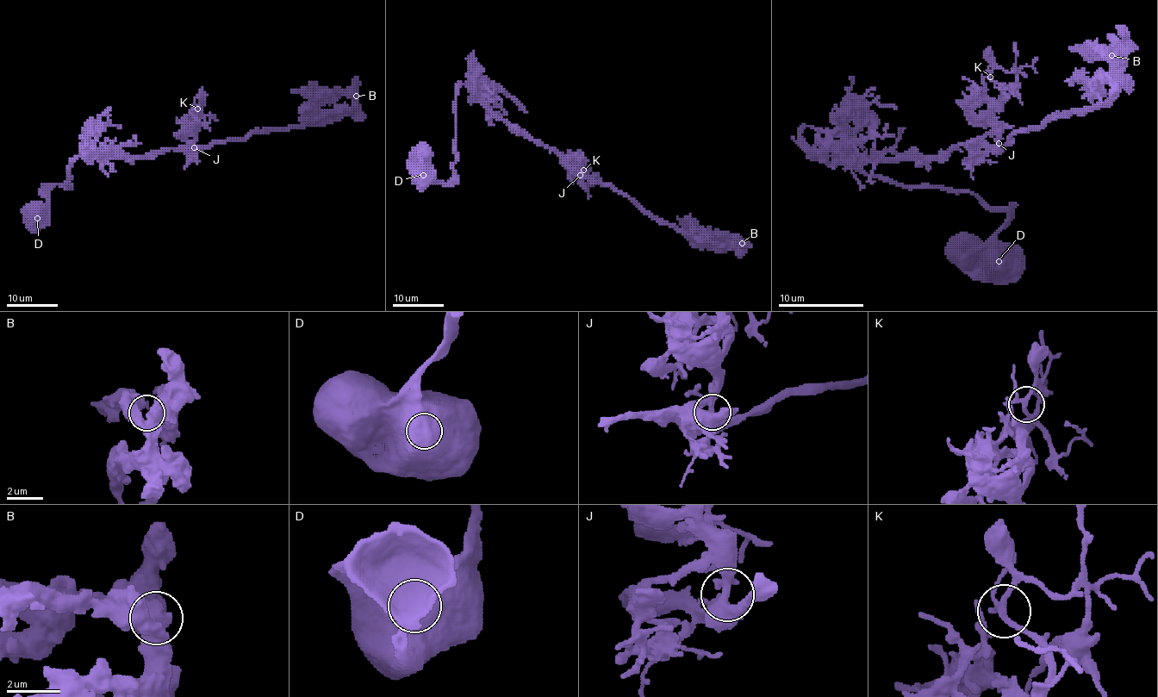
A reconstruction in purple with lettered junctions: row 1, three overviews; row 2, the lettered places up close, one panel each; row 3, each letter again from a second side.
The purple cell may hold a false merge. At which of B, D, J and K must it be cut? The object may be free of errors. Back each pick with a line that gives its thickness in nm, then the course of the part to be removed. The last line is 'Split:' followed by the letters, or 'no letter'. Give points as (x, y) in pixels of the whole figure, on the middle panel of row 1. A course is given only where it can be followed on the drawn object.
Split: no letter

